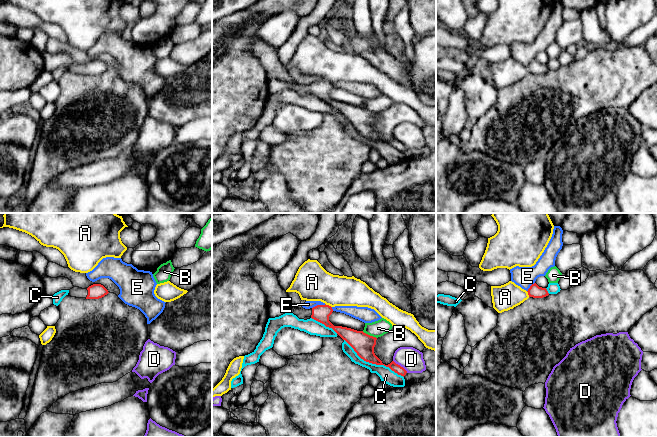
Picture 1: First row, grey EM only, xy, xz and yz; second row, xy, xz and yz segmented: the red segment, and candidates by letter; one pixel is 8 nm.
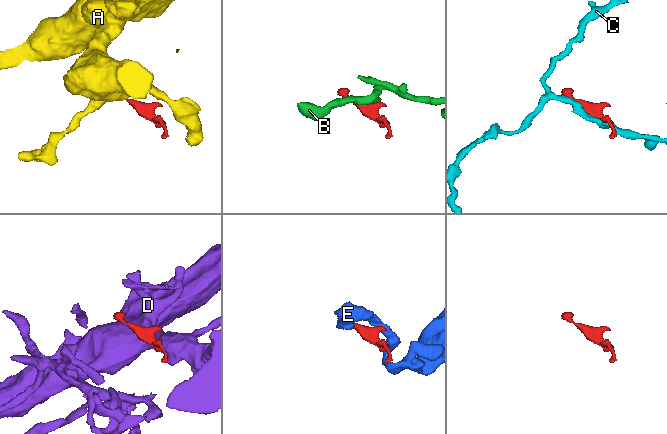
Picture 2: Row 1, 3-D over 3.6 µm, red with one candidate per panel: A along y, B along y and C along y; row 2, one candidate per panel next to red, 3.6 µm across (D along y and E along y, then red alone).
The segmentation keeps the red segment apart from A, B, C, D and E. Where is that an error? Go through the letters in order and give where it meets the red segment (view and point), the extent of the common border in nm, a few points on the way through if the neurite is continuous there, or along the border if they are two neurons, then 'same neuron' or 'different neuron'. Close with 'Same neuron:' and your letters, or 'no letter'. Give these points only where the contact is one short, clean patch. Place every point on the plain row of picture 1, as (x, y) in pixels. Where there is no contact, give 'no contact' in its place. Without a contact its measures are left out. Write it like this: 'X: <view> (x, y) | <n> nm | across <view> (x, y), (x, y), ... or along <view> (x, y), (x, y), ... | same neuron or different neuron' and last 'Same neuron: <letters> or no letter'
A: xz (328, 81) | 70 nm | along xz (325, 79), (331, 83) | different neuron
B: xz (369, 111) | 130 nm | along xz (362, 107), (376, 114) | different neuron
C: xz (373, 139) | 550 nm | different neuron
D: xz (399, 141) | 160 nm | different neuron
E: xz (318, 81) | 120 nm | along xz (325, 80), (317, 80), (312, 84) | different neuron
Same neuron: no letter

